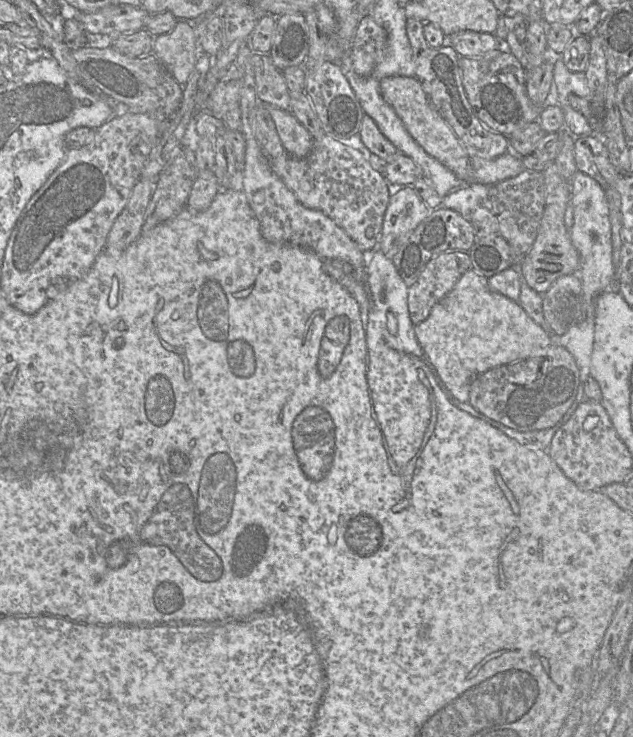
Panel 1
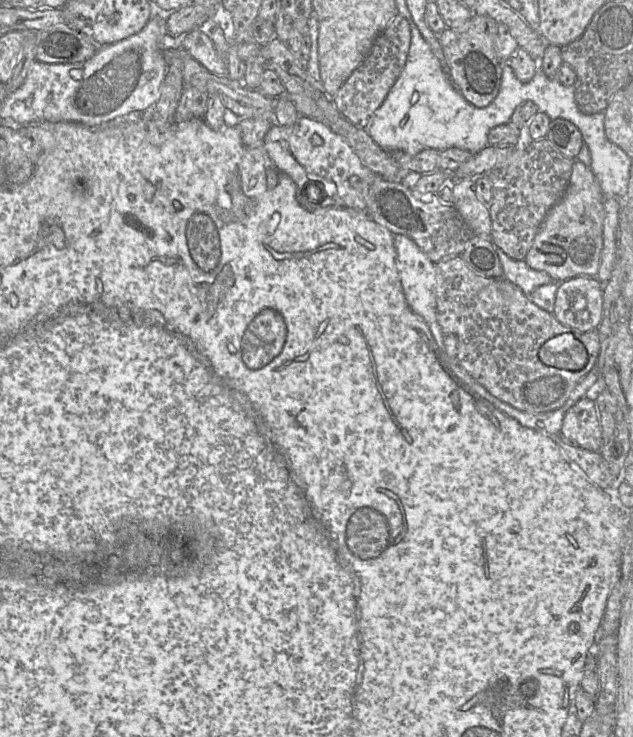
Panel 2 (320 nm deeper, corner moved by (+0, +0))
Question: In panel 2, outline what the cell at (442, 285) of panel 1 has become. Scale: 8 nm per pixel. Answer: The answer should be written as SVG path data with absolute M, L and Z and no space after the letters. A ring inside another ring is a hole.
M450 256L435 263L435 296L437 321L446 334L457 336L457 360L473 381L484 387L492 396L532 414L560 408L577 383L595 367L600 350L598 329L580 332L560 323L553 313L535 305L517 285L505 277L486 278L475 273L460 256ZM572 333L586 348L587 362L577 371L547 366L538 357L540 347L550 338Z

